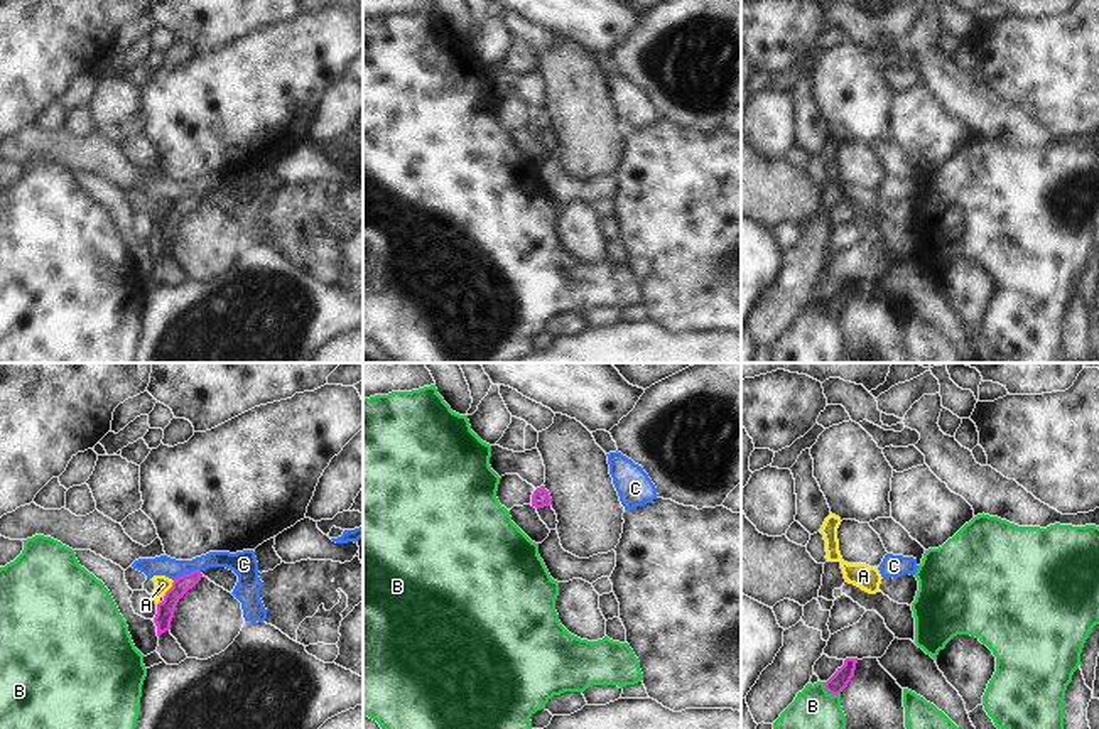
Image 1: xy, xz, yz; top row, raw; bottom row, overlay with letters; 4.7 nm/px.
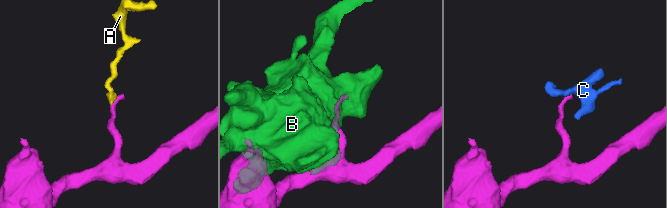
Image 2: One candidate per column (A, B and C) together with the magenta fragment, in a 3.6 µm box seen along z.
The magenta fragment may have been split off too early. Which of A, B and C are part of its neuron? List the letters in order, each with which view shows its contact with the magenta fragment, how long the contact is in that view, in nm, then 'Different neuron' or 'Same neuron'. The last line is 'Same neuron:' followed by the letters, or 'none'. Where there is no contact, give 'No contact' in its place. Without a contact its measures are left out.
A: Touches magenta in xy. Shared border 80 nm. Different neuron
B: Touches magenta in yz. Shared border 100 nm. Different neuron
C: Touches magenta in xy. Shared border 140 nm. Different neuron
Same neuron: none.

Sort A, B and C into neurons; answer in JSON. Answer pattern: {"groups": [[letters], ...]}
{"groups": [["A"], ["B"], ["C"]]}

